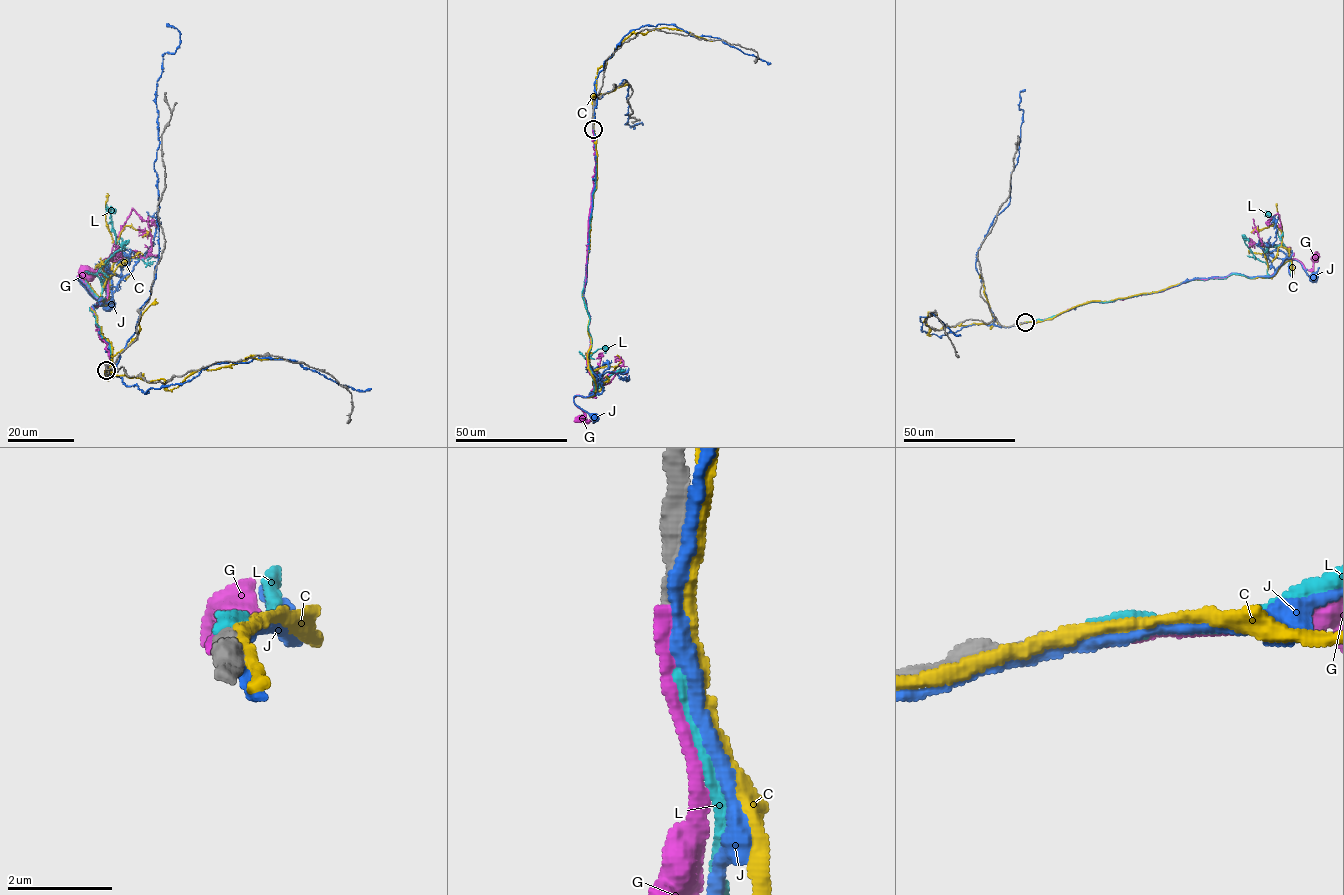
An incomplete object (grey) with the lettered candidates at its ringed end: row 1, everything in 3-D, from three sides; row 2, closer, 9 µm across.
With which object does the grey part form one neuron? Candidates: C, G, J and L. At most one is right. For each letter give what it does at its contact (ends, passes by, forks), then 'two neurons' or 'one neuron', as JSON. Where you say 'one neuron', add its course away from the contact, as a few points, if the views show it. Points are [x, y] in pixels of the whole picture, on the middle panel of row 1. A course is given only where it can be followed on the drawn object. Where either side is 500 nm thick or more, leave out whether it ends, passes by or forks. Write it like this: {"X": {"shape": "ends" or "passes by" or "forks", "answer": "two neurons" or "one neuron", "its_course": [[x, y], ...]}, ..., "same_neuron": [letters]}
{"C": {"shape": "passes by", "answer": "two neurons"}, "G": {"shape": "ends", "answer": "two neurons"}, "J": {"shape": "passes by", "answer": "two neurons"}, "L": {"shape": "ends", "answer": "one neuron", "its_course": [[593, 129], [595, 182], [582, 291], [590, 322], [591, 348], [587, 355], [593, 393], [599, 380], [592, 369]]}, "same_neuron": ["L"]}

